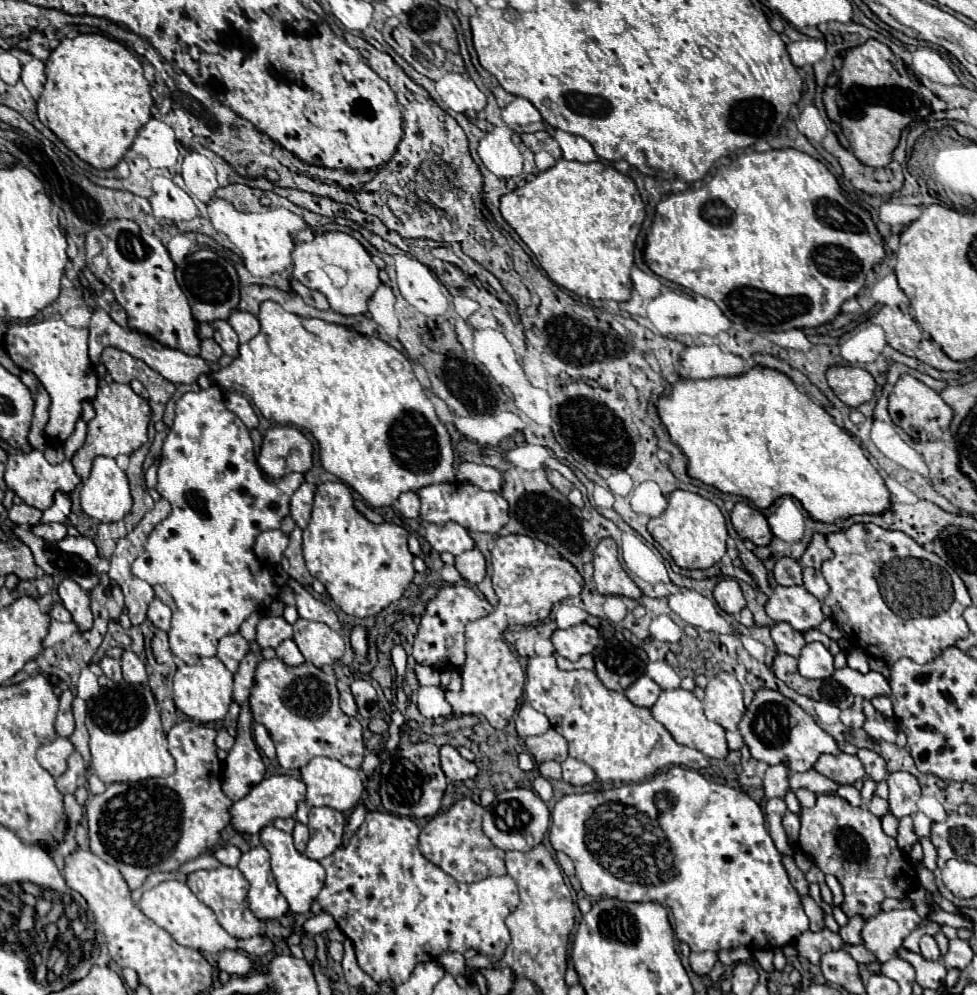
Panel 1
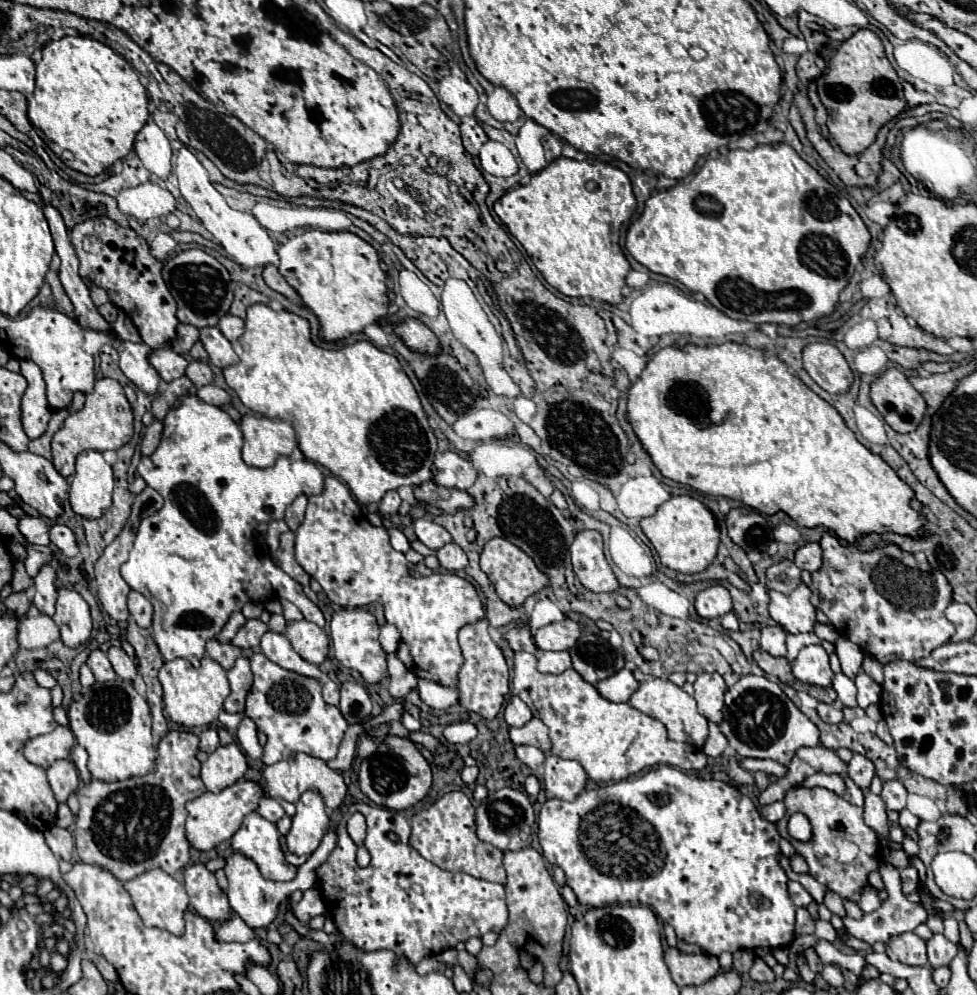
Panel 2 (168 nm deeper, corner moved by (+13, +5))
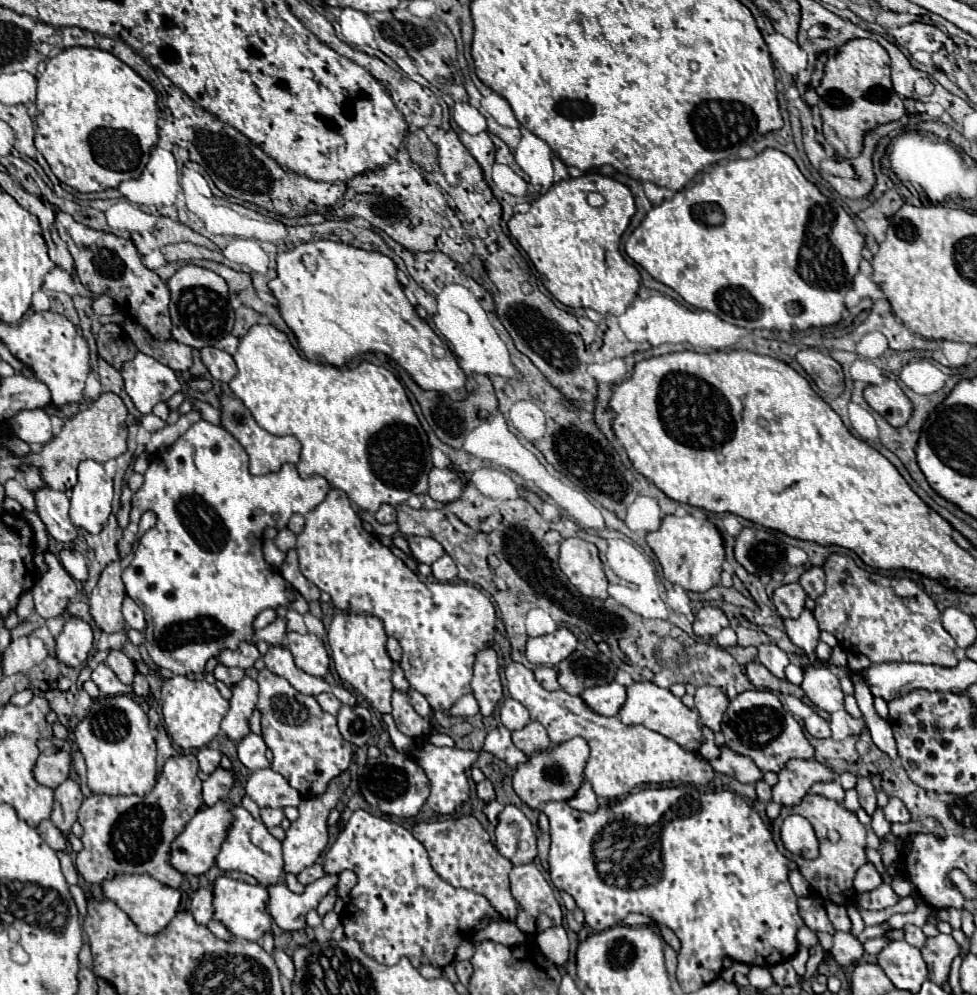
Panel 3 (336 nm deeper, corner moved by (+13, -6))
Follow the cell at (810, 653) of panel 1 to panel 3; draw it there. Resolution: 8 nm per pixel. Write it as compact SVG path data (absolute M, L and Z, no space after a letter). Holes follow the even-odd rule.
M826 664L808 666L804 672L804 682L800 686L816 708L830 714L844 710L844 692L840 690L838 678Z

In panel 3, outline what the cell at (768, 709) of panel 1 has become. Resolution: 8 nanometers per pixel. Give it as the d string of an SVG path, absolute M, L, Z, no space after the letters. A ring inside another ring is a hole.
M748 690L738 694L724 714L722 734L728 748L750 756L762 772L780 772L792 758L814 758L814 748L806 740L802 726L782 708L778 696L770 690Z

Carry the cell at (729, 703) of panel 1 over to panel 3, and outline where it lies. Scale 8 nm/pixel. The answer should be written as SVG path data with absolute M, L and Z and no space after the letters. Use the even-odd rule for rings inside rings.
M700 686L694 694L694 702L702 724L706 724L718 736L722 716L730 704L728 696L716 686Z

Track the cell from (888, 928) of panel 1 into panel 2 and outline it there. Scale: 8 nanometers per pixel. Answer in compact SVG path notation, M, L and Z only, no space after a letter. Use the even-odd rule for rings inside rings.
M880 863L880 875L882 875L882 881L884 881L884 889L888 891L888 899L872 913L866 913L860 921L856 919L850 919L850 917L844 917L844 929L866 941L866 943L876 943L876 941L888 941L890 937L896 937L896 935L902 935L906 931L914 931L920 923L926 923L928 919L928 911L920 905L920 903L912 903L904 897L902 893L902 883L900 883L900 875L898 875L898 869L892 867L890 863Z

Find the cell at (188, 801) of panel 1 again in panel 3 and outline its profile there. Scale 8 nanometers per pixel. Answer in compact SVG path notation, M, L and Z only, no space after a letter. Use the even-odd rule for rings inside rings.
M180 754L164 764L154 790L146 796L88 796L78 812L78 822L84 828L84 850L76 858L78 874L90 886L96 886L122 872L146 872L164 886L180 888L184 876L168 864L168 856L172 840L202 806L202 782L196 772L196 756Z

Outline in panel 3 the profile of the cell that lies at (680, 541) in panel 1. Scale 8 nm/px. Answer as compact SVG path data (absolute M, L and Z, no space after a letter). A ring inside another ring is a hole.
M666 516L662 526L648 534L648 546L662 564L664 578L684 590L706 592L720 582L722 562L724 562L724 542L718 528L710 520L696 516Z

